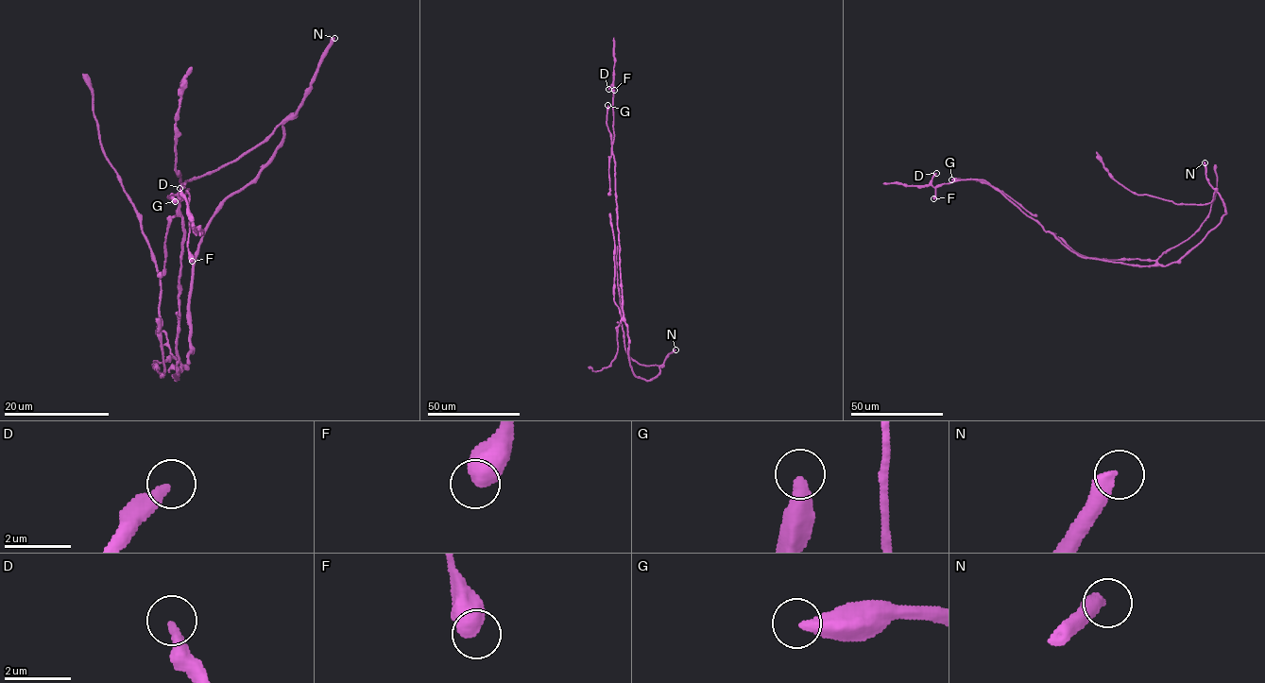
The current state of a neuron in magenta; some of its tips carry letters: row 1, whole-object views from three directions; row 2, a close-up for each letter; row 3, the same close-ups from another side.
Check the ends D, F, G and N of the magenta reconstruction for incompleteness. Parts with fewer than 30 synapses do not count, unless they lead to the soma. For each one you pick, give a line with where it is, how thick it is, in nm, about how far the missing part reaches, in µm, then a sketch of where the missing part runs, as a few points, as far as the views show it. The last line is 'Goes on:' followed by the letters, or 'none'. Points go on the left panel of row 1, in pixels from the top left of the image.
N: place (334, 38); calibre 440 nm; missing 180 µm
Goes on: N

